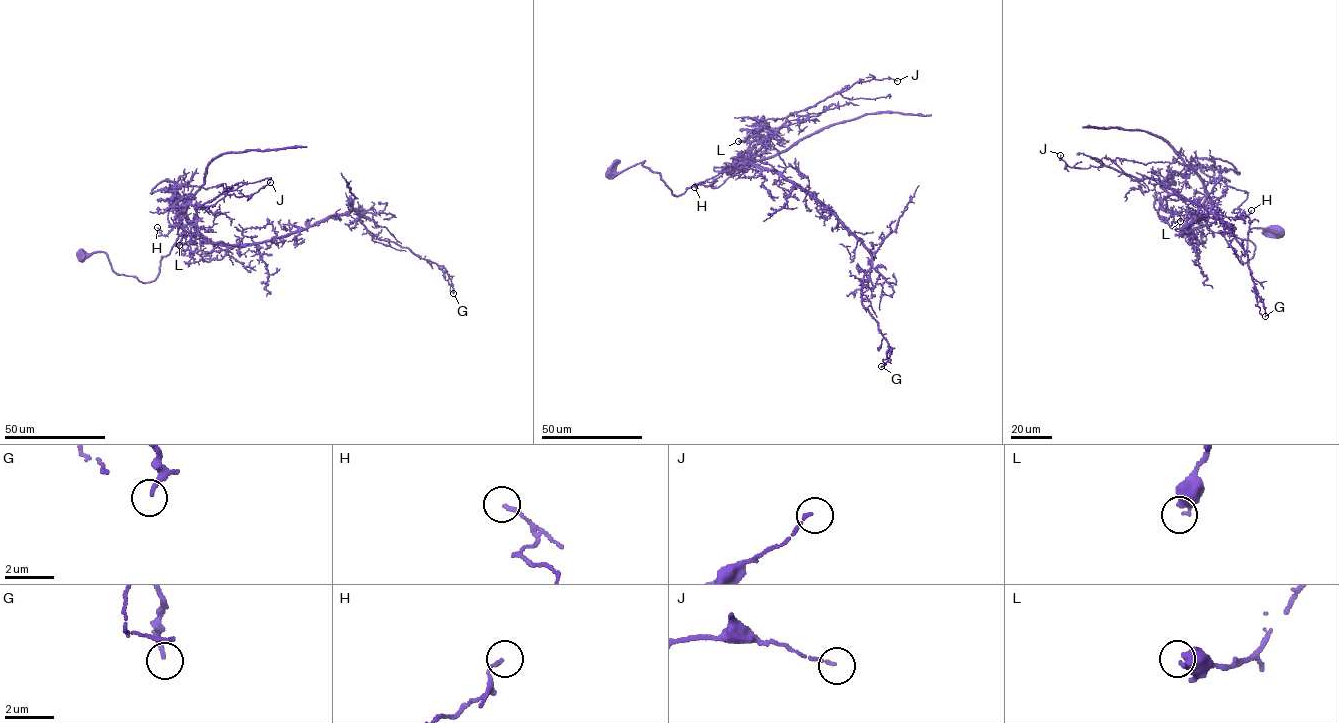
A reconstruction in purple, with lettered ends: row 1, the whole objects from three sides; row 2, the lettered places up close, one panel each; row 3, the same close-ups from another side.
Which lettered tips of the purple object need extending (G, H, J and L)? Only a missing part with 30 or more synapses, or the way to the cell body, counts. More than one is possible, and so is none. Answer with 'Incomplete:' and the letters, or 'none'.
Incomplete: none

